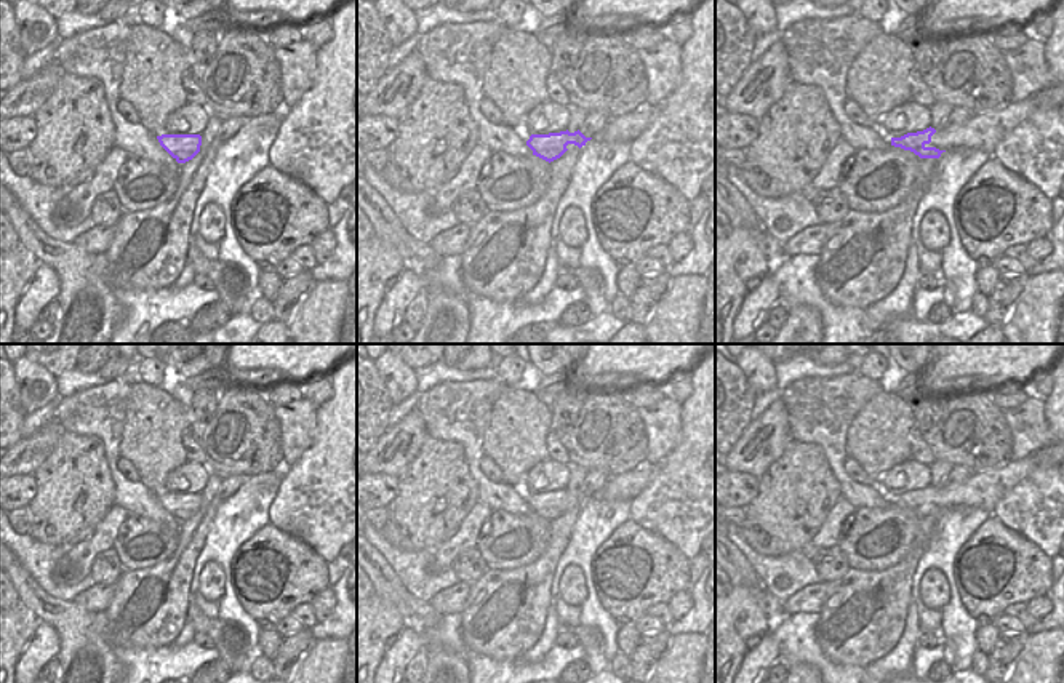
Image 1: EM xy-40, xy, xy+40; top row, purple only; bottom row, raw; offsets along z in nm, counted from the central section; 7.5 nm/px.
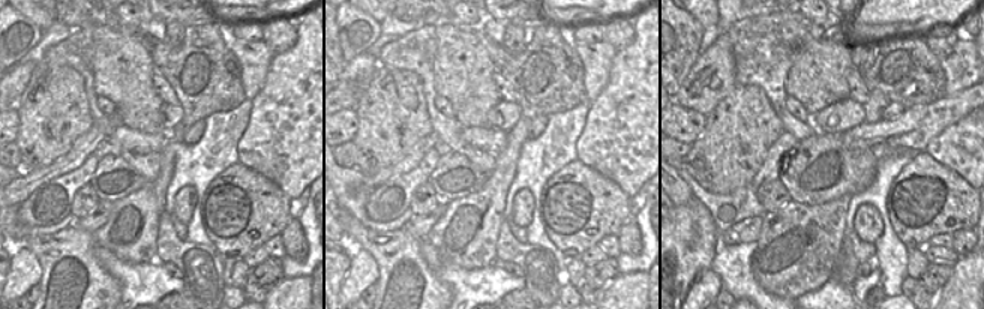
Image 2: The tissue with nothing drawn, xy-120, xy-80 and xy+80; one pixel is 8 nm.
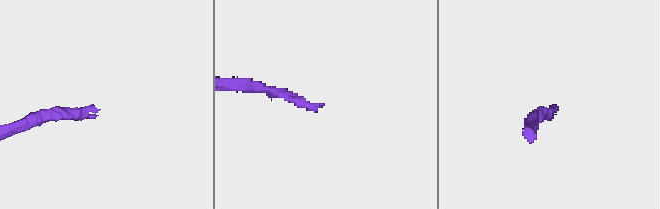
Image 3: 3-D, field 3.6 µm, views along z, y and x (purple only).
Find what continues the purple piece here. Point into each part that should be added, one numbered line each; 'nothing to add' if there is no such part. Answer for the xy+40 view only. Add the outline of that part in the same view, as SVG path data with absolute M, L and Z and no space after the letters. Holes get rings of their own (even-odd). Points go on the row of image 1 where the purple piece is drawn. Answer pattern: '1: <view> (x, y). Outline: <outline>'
1: xy+40 (984, 131). Outline: M1029 98L1019 102L1010 102L1002 109L974 115L960 128L938 128L931 136L931 142L925 144L925 147L936 147L939 150L973 147L992 155L1000 141L1032 112L1034 104Z

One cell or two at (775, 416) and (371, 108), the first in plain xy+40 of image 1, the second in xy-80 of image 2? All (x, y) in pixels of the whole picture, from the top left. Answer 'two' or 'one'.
two

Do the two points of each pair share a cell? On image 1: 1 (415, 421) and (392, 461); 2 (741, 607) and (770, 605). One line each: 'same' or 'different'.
1: same
2: different

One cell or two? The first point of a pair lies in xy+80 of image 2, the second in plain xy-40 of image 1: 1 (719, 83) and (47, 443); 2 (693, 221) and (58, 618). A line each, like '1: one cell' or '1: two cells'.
1: one cell
2: two cells

